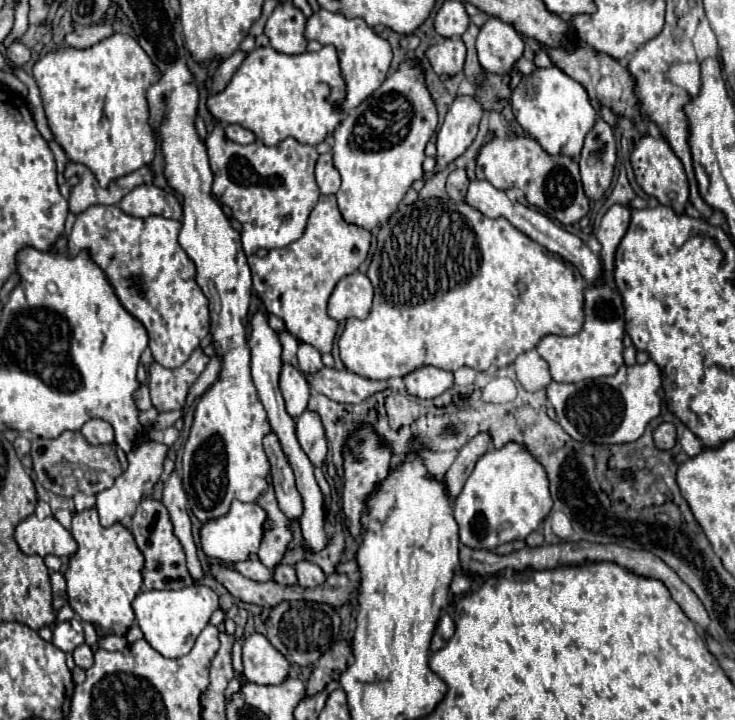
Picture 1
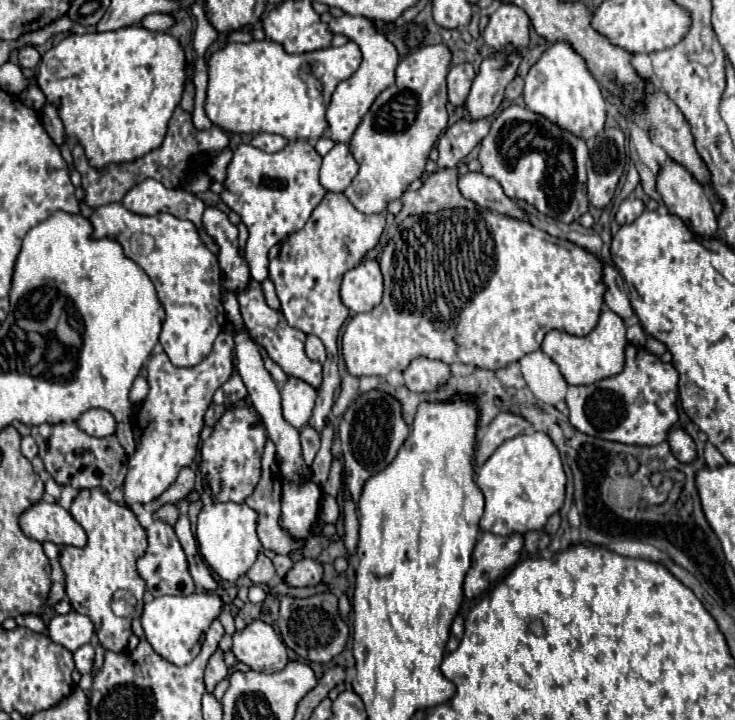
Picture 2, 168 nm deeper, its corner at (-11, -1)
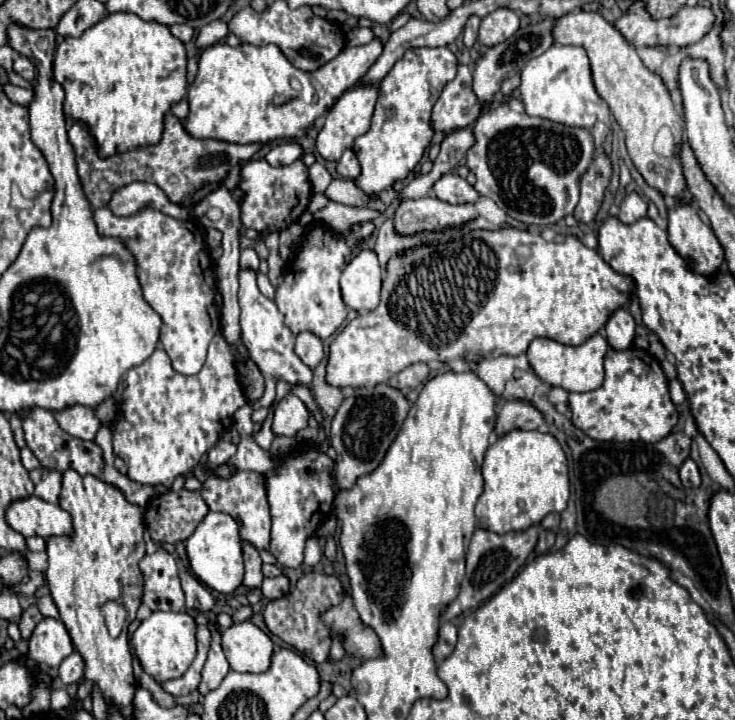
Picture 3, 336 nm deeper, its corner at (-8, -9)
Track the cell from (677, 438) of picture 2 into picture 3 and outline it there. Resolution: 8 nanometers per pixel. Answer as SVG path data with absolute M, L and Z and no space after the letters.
M687 458L687 460L683 462L683 466L681 466L681 470L679 470L679 476L681 476L681 482L683 482L685 488L697 488L697 486L701 484L699 468L697 468L697 464L695 464L691 458Z

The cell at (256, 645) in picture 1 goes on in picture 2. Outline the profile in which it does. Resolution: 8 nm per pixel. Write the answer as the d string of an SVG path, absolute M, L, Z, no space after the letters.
M252 620L244 630L234 632L232 654L238 662L248 664L252 670L274 672L288 664L288 652L274 628L262 620Z

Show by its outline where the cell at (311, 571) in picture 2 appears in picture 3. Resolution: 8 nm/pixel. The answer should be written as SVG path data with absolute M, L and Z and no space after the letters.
M281 574L281 576L277 576L277 578L265 578L261 588L263 588L263 594L273 600L273 598L285 596L285 594L289 592L289 586L291 586L289 578L287 578L285 574Z

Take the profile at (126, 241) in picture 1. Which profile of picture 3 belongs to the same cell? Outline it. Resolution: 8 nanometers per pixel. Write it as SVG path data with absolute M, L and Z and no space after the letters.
M109 208L93 210L93 220L101 236L119 238L137 262L137 278L145 300L161 316L161 348L171 358L179 374L199 374L207 358L209 340L221 330L215 306L215 272L203 240L203 226L191 220L175 220L157 210L141 210L135 216L119 218Z

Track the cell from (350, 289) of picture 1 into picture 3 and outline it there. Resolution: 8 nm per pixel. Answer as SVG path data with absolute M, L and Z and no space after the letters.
M373 250L359 252L341 274L341 296L355 312L375 310L381 292L381 268Z

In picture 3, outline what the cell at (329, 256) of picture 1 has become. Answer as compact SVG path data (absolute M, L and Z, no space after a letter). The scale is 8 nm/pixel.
M313 220L301 250L285 268L283 284L275 290L275 304L285 316L285 326L293 334L313 332L321 340L327 340L339 330L349 312L339 292L339 276L345 270L347 254L351 254L355 246L365 244L373 230L373 222L359 222L349 228L349 234L339 236L333 228L323 226L321 220Z

